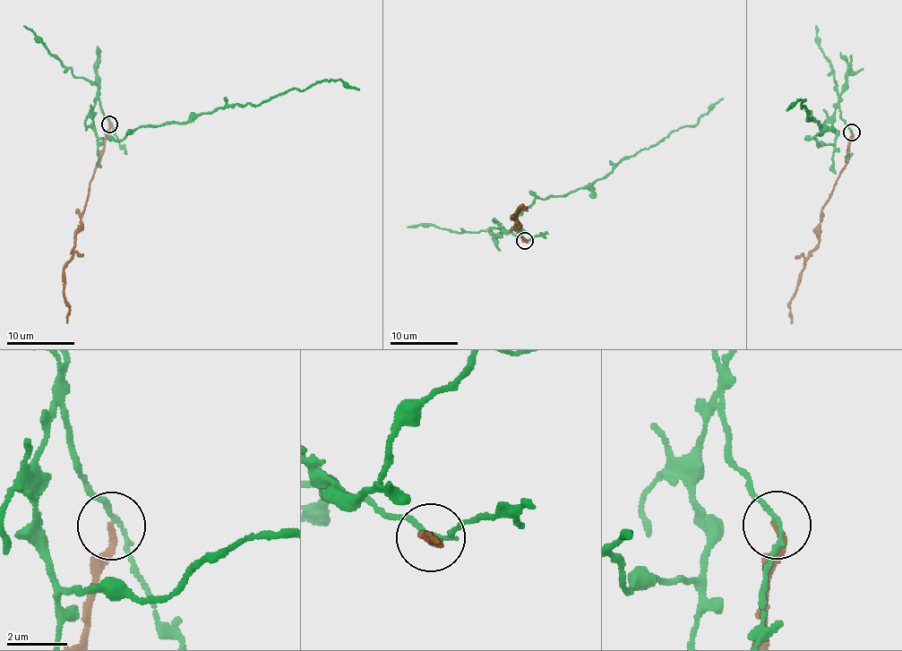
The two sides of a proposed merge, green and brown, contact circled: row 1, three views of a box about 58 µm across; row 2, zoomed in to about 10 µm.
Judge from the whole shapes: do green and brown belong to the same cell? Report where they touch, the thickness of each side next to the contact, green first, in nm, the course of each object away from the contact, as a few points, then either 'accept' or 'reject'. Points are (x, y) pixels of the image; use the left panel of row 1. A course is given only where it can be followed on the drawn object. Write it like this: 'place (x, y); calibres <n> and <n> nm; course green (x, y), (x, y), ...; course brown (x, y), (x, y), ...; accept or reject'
place (109, 124); calibres 130 and 200 nm; course green (110, 124), (96, 101), (96, 135), (117, 140), (143, 125), (257, 105), (325, 81), (359, 89); course brown (108, 124), (103, 154), (94, 174), (72, 261), (64, 269), (64, 291), (69, 315), (66, 322); reject

